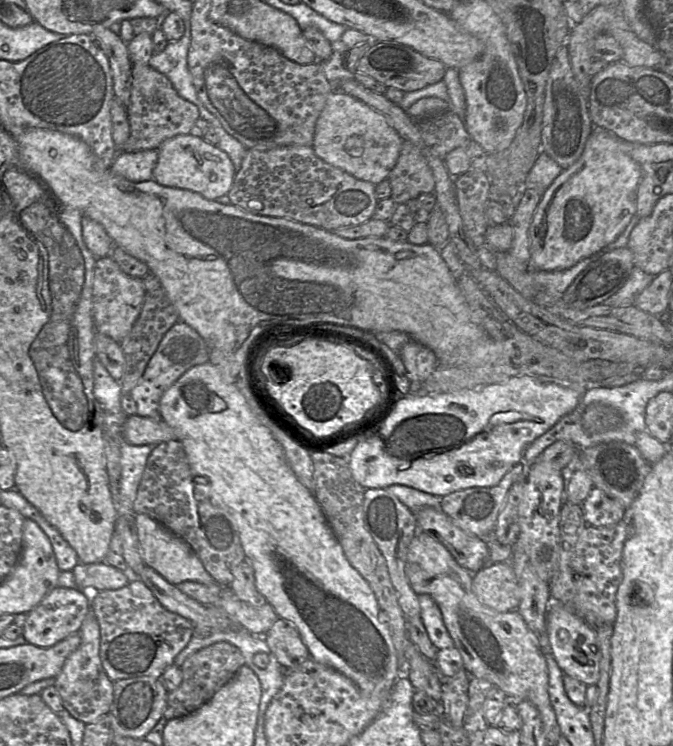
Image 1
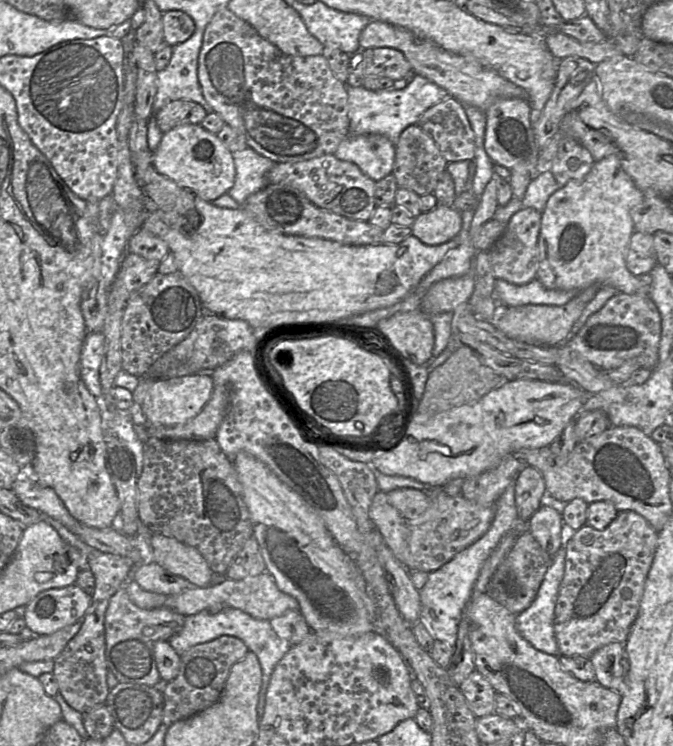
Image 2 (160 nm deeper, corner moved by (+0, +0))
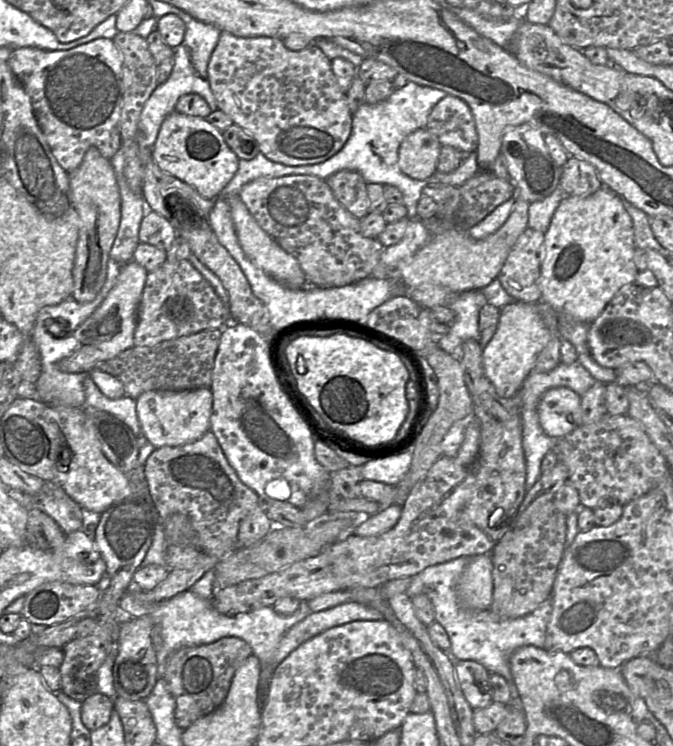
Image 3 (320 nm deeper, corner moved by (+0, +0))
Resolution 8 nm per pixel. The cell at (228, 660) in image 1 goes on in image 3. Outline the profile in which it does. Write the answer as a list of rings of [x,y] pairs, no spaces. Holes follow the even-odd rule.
[[[223,637],[210,644],[183,647],[174,652],[162,677],[175,700],[176,725],[185,730],[196,720],[217,709],[228,694],[236,670],[251,654],[251,647],[238,637]]]

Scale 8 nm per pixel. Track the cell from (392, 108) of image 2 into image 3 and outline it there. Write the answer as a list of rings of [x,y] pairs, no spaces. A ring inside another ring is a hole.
[[[408,82],[404,87],[395,89],[386,100],[376,103],[363,103],[353,114],[351,134],[343,148],[328,160],[302,166],[301,175],[310,175],[326,180],[341,170],[358,172],[367,184],[378,183],[392,185],[398,188],[403,195],[403,205],[407,209],[407,218],[417,218],[416,207],[422,197],[422,189],[429,183],[443,183],[459,187],[478,171],[478,162],[475,152],[452,172],[435,172],[425,180],[415,180],[402,173],[398,166],[398,150],[402,141],[414,131],[425,128],[428,115],[432,108],[446,95],[443,90],[421,86]]]

